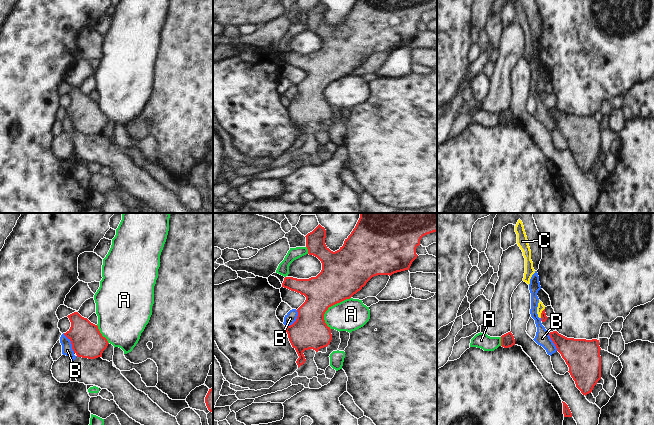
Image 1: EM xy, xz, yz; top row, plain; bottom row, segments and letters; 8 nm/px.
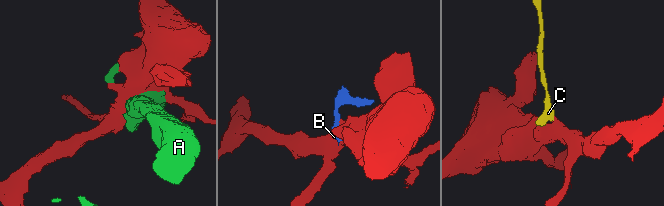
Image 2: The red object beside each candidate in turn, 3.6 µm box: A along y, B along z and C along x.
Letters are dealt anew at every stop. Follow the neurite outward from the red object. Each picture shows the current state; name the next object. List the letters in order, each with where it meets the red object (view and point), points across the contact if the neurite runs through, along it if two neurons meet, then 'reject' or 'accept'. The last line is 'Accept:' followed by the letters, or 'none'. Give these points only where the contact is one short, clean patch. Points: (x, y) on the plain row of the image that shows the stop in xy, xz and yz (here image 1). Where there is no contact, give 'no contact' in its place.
A: xz (328, 83) | reject
B: xy (71, 119) | along xy (63, 109), (70, 117), (74, 128) | reject
C: yz (541, 89) | across yz (543, 91), (541, 89), (541, 83) | accept
Accept: C

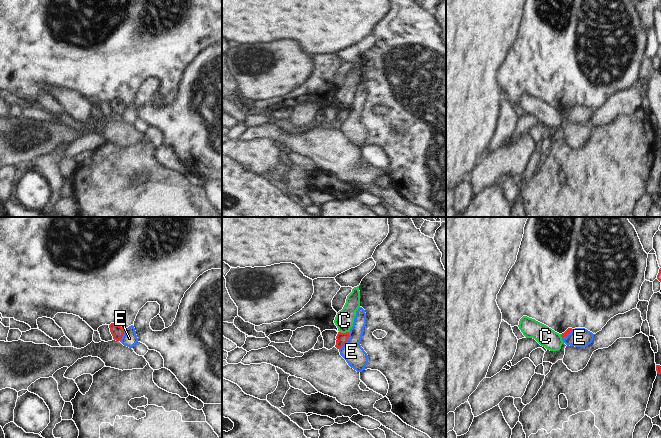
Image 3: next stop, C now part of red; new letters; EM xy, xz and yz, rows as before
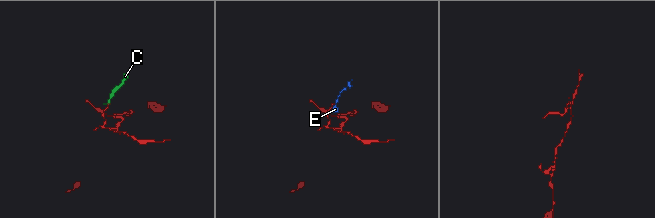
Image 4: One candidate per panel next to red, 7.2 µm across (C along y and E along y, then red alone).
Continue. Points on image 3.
C: xz (344, 109) | along xz (339, 107), (348, 108) | reject
E: xz (346, 117) | along xz (349, 108), (348, 115), (338, 124) | reject
Accept: none

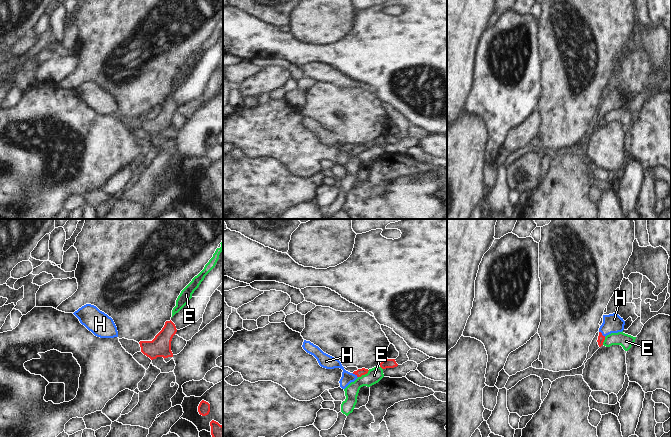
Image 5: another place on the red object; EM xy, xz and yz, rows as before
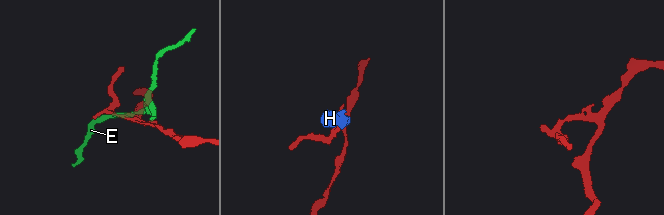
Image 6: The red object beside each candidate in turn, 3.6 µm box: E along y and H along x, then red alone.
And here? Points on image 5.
E: xz (363, 150) | reject
H: yz (601, 110) | across yz (601, 114), (601, 110), (613, 99) | accept
Accept: H

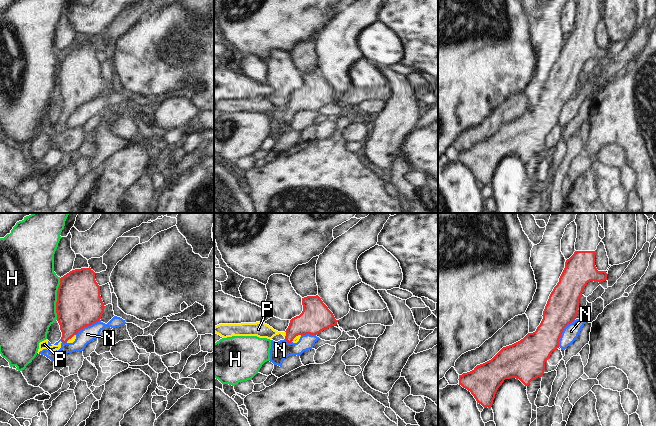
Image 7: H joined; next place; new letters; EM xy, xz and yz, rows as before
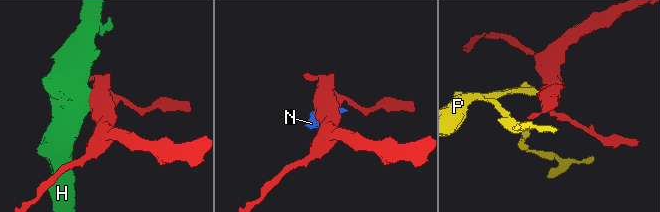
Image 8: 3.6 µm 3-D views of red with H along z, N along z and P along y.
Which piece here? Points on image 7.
H: xy (57, 75) | reject
N: yz (562, 107) | along yz (574, 95), (564, 104), (558, 122) | reject
P: xz (286, 110) | along xz (285, 107), (284, 112) | reject
Accept: none

